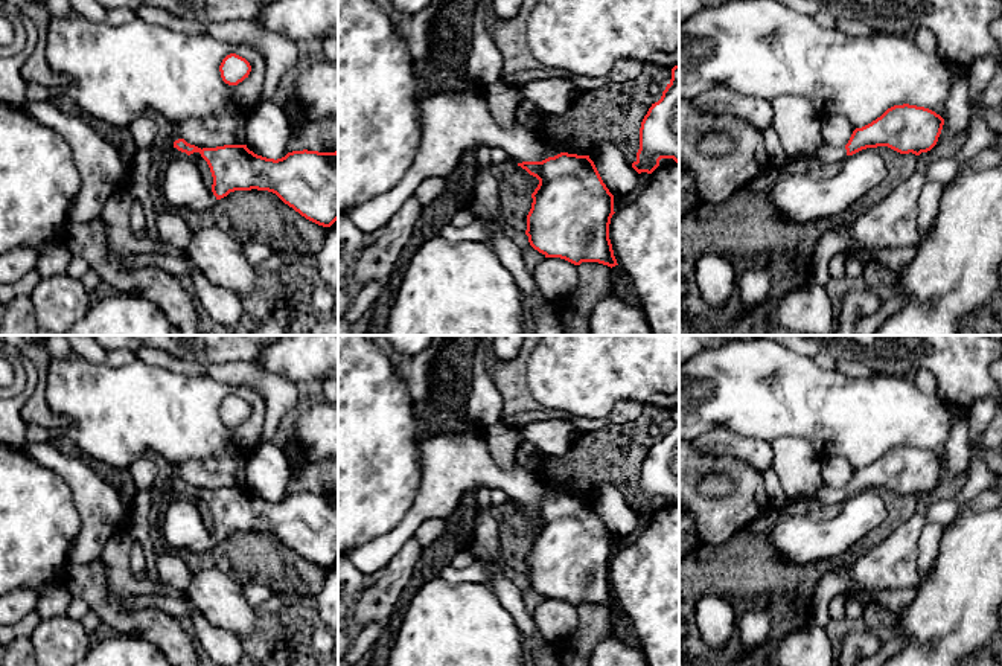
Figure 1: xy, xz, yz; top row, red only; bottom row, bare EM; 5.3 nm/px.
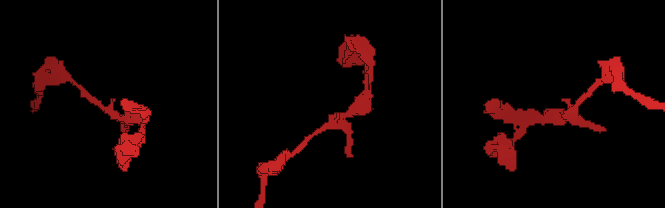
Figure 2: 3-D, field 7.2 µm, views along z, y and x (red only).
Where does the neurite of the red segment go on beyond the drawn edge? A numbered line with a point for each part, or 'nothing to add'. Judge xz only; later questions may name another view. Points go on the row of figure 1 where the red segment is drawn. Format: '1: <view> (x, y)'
1: xz (451, 124)

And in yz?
1: yz (826, 154)

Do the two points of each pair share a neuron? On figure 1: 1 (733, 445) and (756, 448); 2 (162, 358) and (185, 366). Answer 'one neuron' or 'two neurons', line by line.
1: one neuron
2: one neuron

